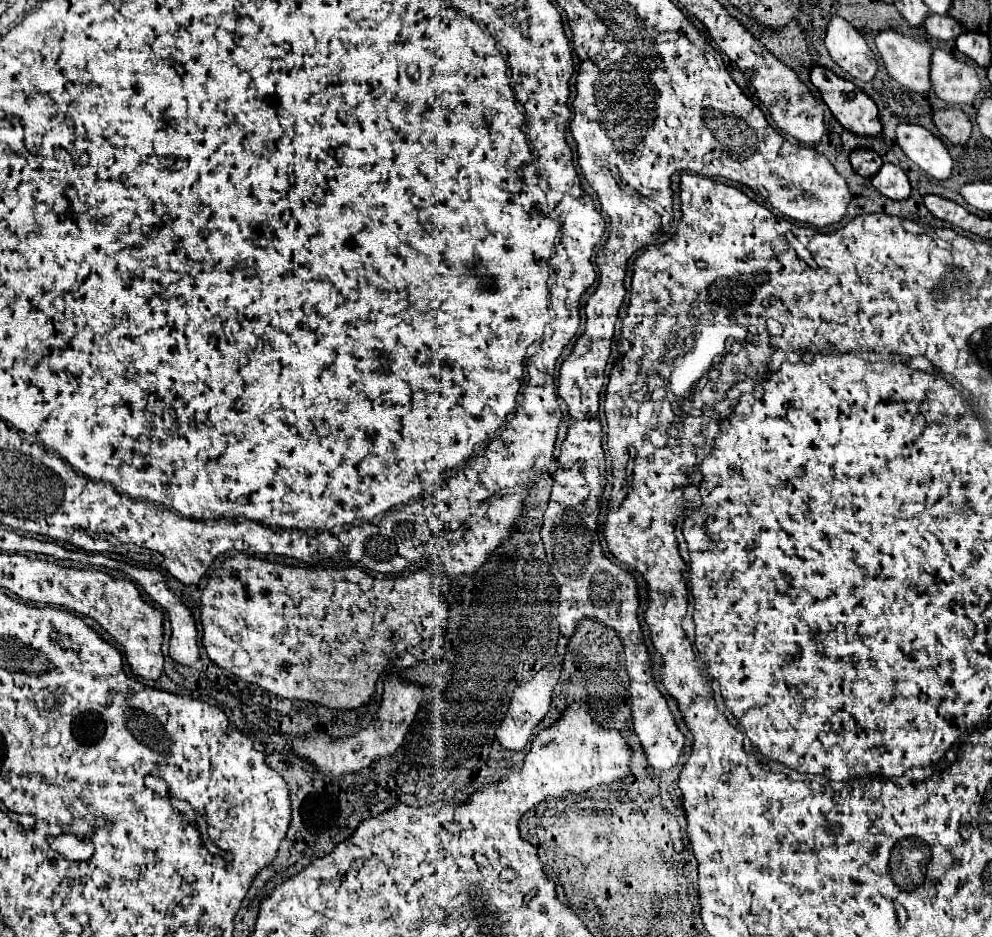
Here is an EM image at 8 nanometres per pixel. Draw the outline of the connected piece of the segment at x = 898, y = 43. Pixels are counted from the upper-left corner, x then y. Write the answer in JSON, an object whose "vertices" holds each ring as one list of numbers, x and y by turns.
{"vertices":[[881,31,875,45,889,75,897,83,915,93,931,91,929,63,933,49,929,43,917,43,897,31]]}

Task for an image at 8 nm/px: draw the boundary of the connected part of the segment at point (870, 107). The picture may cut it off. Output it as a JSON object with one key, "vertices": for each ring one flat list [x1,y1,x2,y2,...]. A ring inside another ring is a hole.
{"vertices":[[813,67,811,83,821,91,823,101,847,131,863,137,881,135,883,125,879,121,875,101,861,89,855,89,851,81,837,77,833,71,825,67],[847,91,855,91,855,97,849,99]]}

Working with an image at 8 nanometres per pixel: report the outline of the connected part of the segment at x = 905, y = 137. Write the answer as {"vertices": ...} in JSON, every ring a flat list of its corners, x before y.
{"vertices":[[901,123,897,127,897,143,905,155,935,179,949,179,953,175,953,157,945,143,921,125]]}

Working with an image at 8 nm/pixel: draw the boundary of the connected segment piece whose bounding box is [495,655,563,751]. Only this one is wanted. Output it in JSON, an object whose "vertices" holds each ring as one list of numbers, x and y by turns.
{"vertices":[[555,655,552,661,555,663,549,663,547,667,543,667,541,671,537,671,529,681,525,681,523,685,519,685,513,695,511,695,511,701,509,701,509,709,505,711,505,717,501,719,501,723,497,725,495,729,495,735,499,739,499,743,505,747,505,749,513,749,513,751,521,751,531,733,533,733,533,727,547,715,549,711,549,703,551,703,551,691,555,687,555,683,559,681,559,671,561,671,561,663,563,663,563,657]]}

